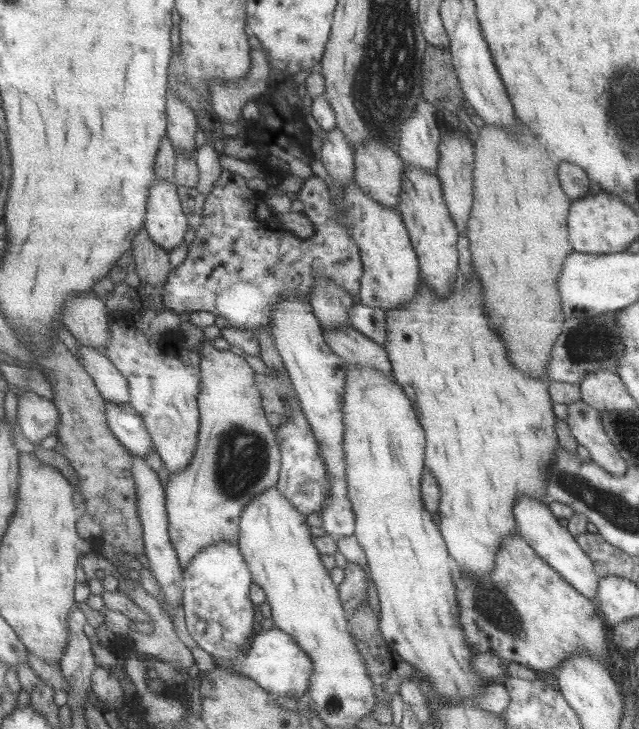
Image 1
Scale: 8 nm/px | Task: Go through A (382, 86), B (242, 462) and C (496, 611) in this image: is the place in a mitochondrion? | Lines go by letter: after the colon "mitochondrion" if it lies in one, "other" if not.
A: mitochondrion
B: mitochondrion
C: mitochondrion

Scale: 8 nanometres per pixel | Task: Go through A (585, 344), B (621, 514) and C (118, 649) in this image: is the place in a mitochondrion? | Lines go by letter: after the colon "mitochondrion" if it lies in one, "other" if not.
A: mitochondrion
B: mitochondrion
C: other

